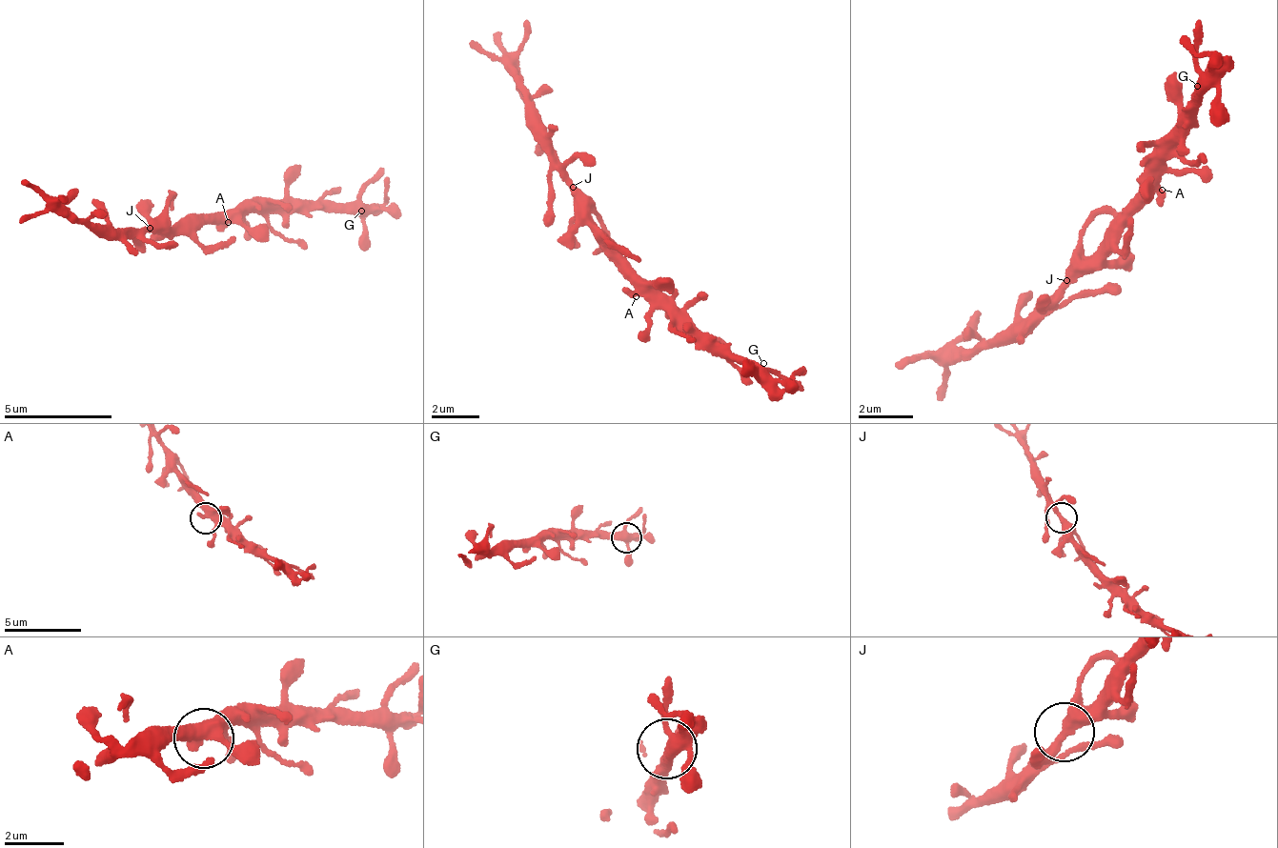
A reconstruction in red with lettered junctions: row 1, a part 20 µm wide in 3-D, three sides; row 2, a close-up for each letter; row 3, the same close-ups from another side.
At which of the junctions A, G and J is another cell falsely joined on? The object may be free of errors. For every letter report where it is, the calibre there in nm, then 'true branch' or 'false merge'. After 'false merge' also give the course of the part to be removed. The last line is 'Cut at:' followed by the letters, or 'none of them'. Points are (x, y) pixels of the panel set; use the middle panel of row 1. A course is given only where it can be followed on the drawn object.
A: at (636, 296); 360 nm thick; true branch
G: at (763, 363); 360 nm thick; true branch
J: at (573, 187); 340 nm thick; true branch
Cut at: none of them

